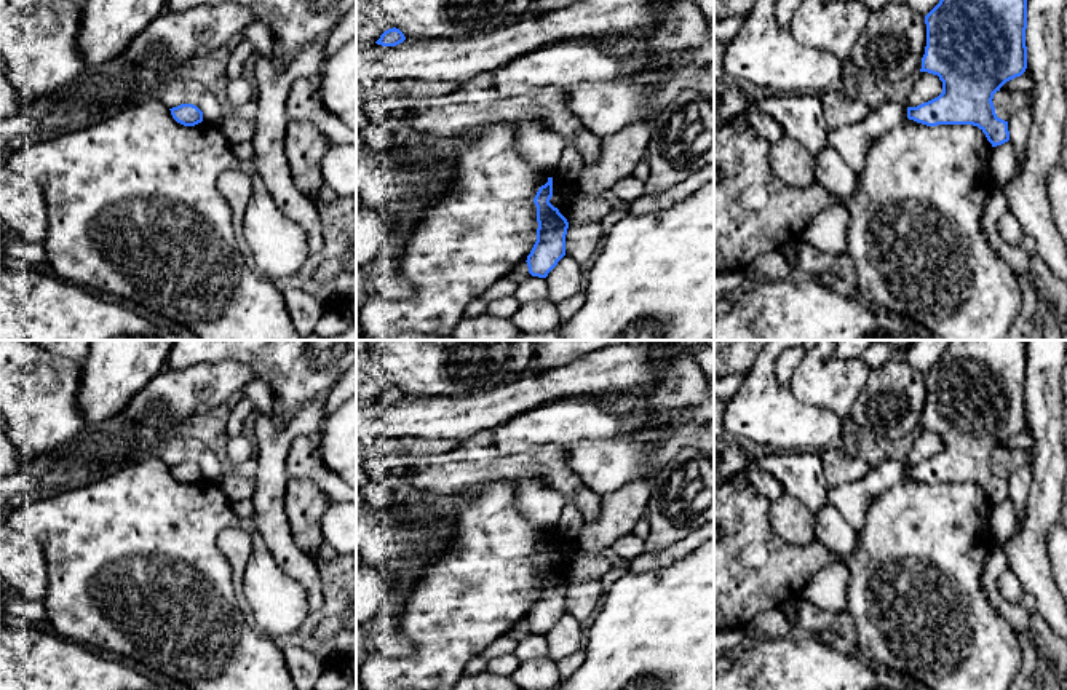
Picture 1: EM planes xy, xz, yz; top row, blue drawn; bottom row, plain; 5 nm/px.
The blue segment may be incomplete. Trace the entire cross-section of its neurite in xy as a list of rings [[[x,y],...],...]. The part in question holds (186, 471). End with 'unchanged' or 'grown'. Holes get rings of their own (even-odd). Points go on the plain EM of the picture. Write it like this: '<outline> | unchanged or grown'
[[[180,462],[169,468],[173,476],[184,484],[195,484],[203,479],[203,470],[193,462]]] | unchanged

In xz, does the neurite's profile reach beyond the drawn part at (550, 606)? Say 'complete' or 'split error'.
complete

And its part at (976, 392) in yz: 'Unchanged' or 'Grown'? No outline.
Unchanged

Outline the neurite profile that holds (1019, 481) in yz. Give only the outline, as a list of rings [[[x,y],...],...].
[[[1032,462],[1011,471],[1008,476],[1008,489],[1009,489],[1008,500],[1011,502],[1016,514],[1016,530],[1013,537],[1016,537],[1017,530],[1022,527],[1025,519],[1025,503],[1029,500],[1032,479],[1033,479]]]

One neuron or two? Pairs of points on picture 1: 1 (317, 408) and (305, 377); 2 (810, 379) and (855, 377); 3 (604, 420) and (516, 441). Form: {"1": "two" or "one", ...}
{"1": "two", "2": "one", "3": "one"}

